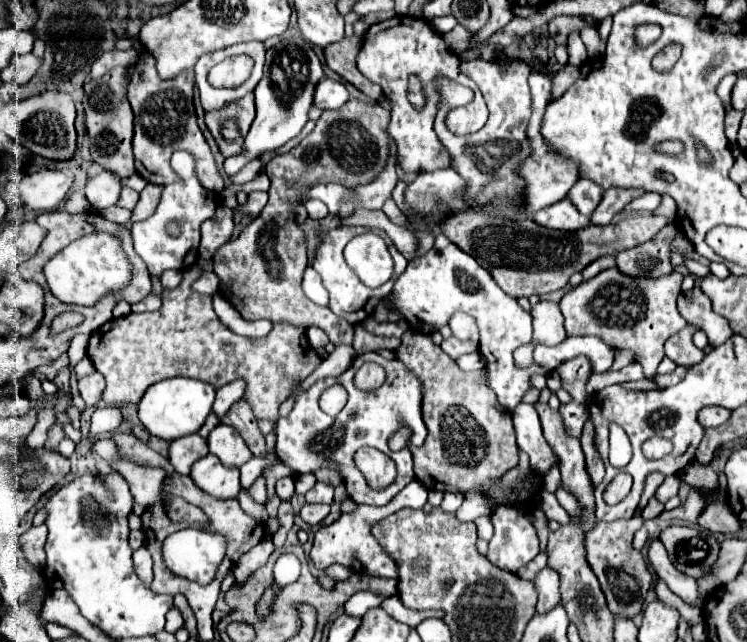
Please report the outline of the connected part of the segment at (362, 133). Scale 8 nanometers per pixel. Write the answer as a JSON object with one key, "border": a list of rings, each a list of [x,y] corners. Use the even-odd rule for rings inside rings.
{"border":[[[349,100],[337,110],[325,110],[321,118],[315,122],[315,128],[311,134],[307,134],[299,146],[289,150],[287,154],[277,154],[267,166],[265,174],[271,178],[271,188],[269,188],[269,202],[261,210],[257,218],[241,232],[237,240],[227,242],[217,250],[213,256],[215,264],[215,274],[221,280],[221,290],[219,294],[245,318],[245,320],[259,320],[267,318],[273,324],[287,322],[297,328],[309,328],[311,324],[323,328],[329,334],[329,340],[337,344],[353,344],[353,326],[335,316],[329,308],[321,308],[313,304],[309,298],[305,298],[301,290],[301,278],[307,268],[307,248],[305,248],[305,236],[303,232],[297,232],[297,222],[295,222],[295,212],[293,204],[301,202],[301,196],[315,184],[329,184],[337,182],[347,188],[353,188],[357,184],[369,184],[371,178],[375,178],[387,164],[387,142],[391,140],[387,136],[387,120],[389,112],[383,110],[379,104],[369,104],[363,100]]]}

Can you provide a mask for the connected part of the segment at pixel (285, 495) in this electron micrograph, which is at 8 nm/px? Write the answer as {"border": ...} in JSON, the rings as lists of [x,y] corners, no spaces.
{"border":[[[281,478],[277,480],[277,486],[275,486],[275,492],[281,500],[291,500],[295,488],[293,488],[293,478]]]}

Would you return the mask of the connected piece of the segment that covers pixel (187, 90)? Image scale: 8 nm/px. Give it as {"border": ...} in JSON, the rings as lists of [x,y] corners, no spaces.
{"border":[[[149,52],[129,68],[129,102],[135,112],[135,132],[133,132],[133,156],[137,174],[143,176],[151,184],[167,184],[167,168],[169,158],[175,150],[187,150],[195,158],[195,172],[199,182],[211,190],[223,190],[223,178],[217,172],[213,154],[197,126],[195,106],[193,106],[193,88],[195,88],[195,72],[185,70],[173,80],[161,80],[155,70],[155,60]]]}

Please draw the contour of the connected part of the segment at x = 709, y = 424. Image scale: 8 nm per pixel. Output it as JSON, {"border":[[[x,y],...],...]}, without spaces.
{"border":[[[707,406],[707,408],[703,408],[703,412],[699,412],[699,424],[703,428],[717,428],[727,420],[727,416],[731,416],[727,408]]]}

